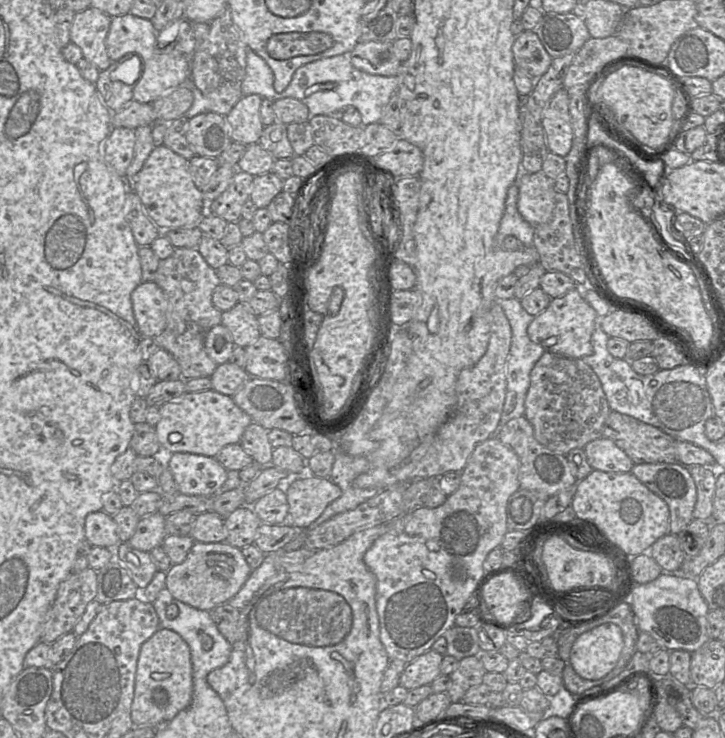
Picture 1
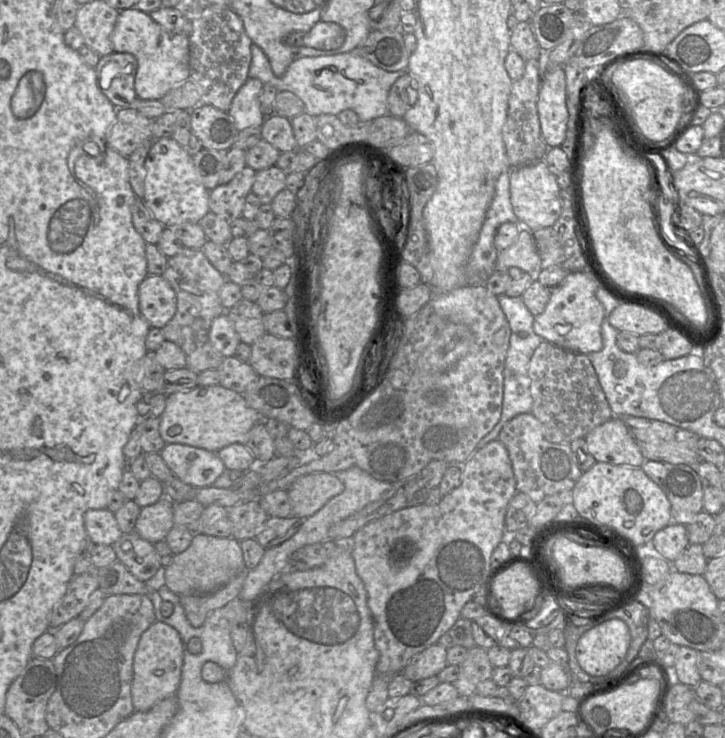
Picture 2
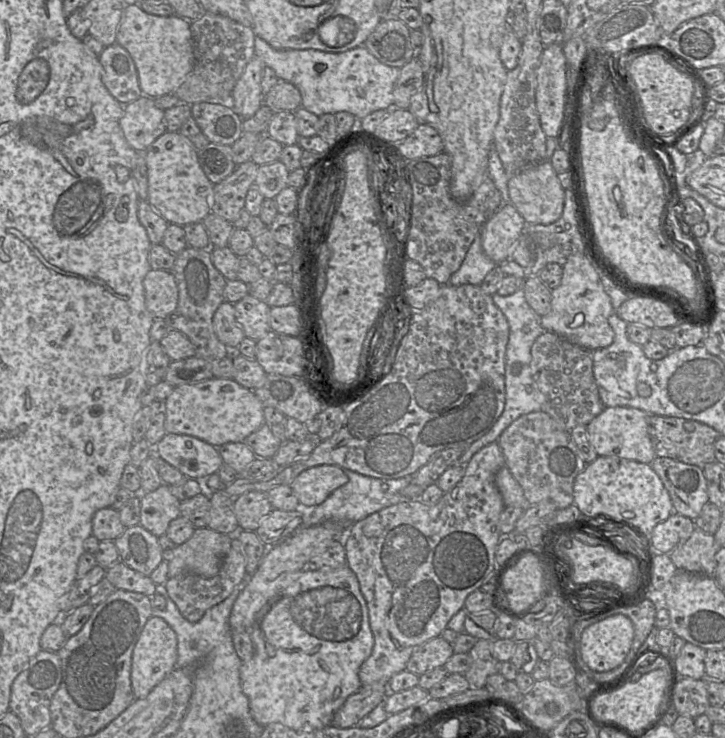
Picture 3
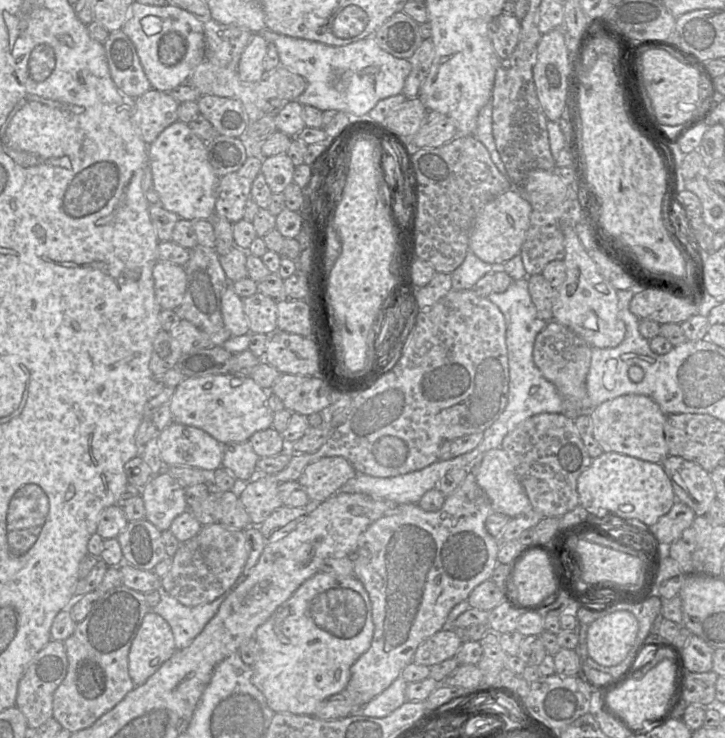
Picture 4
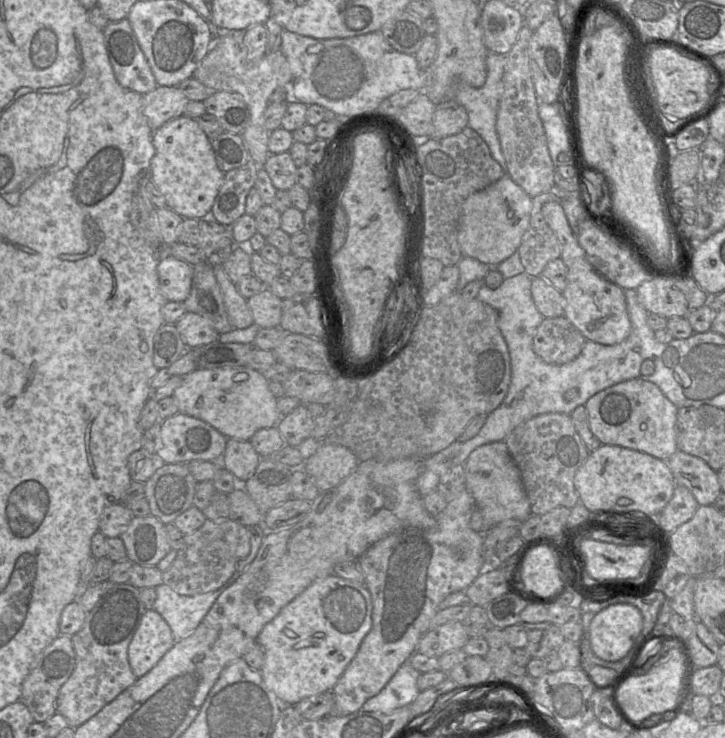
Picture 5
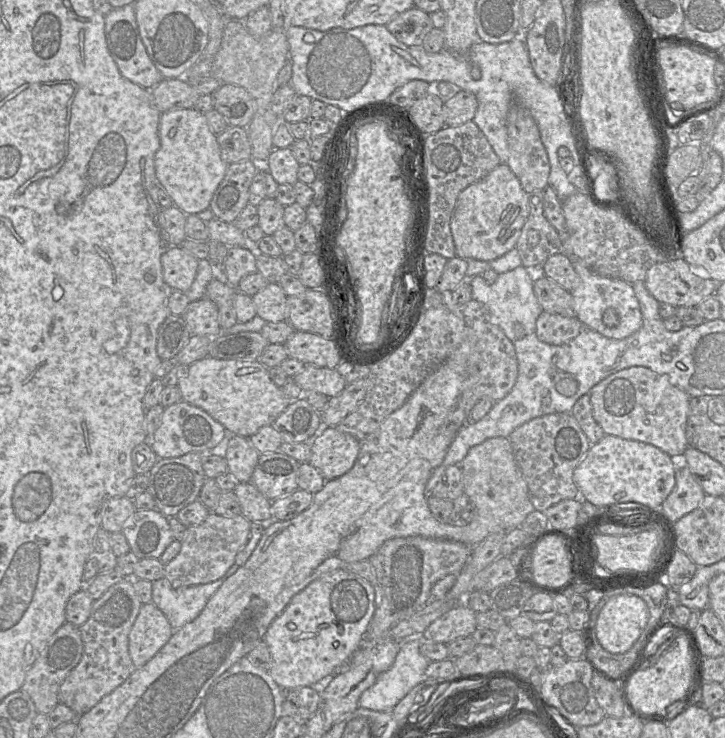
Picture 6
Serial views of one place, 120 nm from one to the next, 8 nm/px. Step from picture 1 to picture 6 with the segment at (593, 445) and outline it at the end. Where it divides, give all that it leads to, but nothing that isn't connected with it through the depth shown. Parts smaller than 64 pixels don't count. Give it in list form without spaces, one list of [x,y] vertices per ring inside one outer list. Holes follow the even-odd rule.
[[[633,366],[600,381],[589,394],[594,419],[606,435],[645,442],[670,456],[682,456],[688,448],[686,424],[691,397],[672,385],[667,375]]]

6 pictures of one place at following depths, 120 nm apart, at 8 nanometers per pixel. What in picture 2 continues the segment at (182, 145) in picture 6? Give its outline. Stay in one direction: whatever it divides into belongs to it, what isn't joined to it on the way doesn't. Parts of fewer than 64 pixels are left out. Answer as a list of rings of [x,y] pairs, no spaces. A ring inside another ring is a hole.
[[[172,137],[154,139],[144,162],[144,193],[142,200],[155,219],[164,227],[199,223],[209,211],[210,190],[201,181],[187,153]]]

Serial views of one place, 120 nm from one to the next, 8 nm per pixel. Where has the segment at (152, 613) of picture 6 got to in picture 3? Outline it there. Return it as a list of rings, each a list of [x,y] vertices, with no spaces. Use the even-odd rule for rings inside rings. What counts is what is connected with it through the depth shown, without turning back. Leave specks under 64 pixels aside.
[[[152,616],[146,622],[133,649],[131,684],[136,699],[145,698],[171,671],[177,667],[177,637],[173,629],[160,617]]]

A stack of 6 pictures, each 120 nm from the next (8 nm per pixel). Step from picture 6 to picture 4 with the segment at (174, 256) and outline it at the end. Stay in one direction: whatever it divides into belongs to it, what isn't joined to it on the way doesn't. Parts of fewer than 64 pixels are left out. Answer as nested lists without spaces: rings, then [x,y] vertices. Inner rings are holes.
[[[157,261],[152,276],[160,307],[163,310],[176,309],[182,303],[187,285],[184,267],[168,261]]]

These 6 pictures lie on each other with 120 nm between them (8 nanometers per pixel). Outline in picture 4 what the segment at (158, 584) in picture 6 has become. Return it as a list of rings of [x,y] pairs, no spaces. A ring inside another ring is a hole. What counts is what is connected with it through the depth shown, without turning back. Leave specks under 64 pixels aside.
[[[162,586],[157,591],[160,594],[160,602],[151,610],[170,625],[177,650],[184,649],[192,643],[217,613],[221,603],[232,593],[231,589],[228,589],[210,603],[189,607],[169,595]]]

